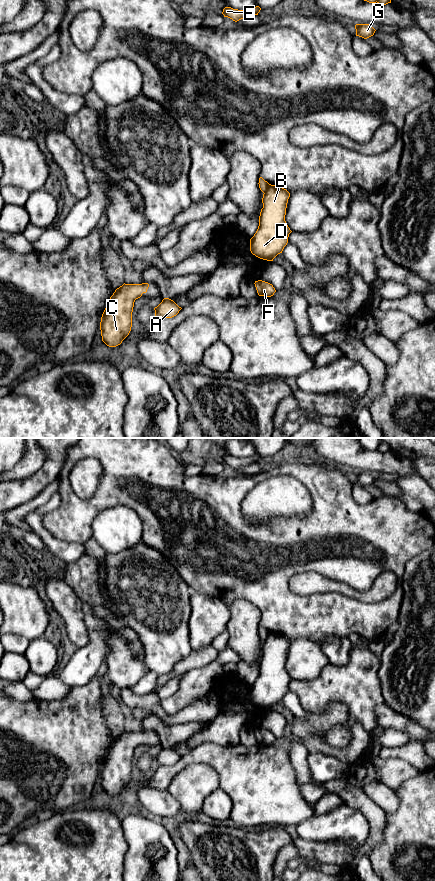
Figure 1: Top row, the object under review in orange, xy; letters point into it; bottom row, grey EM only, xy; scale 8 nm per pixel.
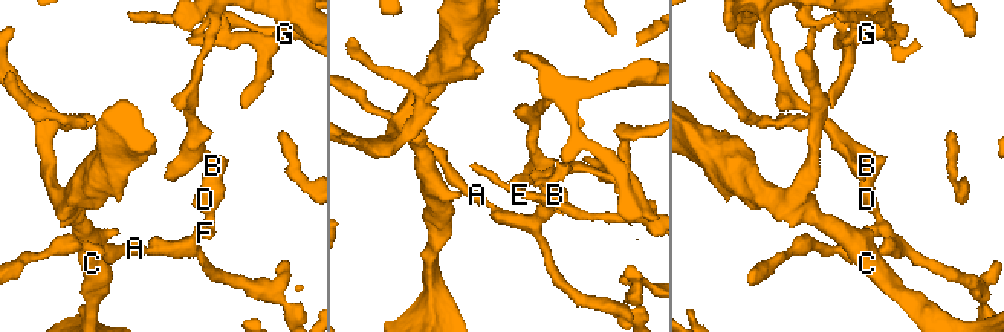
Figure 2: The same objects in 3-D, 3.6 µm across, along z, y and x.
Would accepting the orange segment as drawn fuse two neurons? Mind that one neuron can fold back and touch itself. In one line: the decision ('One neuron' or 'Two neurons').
Two neurons

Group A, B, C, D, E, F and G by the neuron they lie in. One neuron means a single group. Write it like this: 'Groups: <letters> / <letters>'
Groups: A B D E F / C G

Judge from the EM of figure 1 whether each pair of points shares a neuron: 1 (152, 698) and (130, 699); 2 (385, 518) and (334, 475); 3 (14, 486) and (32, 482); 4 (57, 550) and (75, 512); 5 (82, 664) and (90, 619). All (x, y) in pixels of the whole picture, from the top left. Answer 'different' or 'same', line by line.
1: same
2: same
3: same
4: different
5: same

